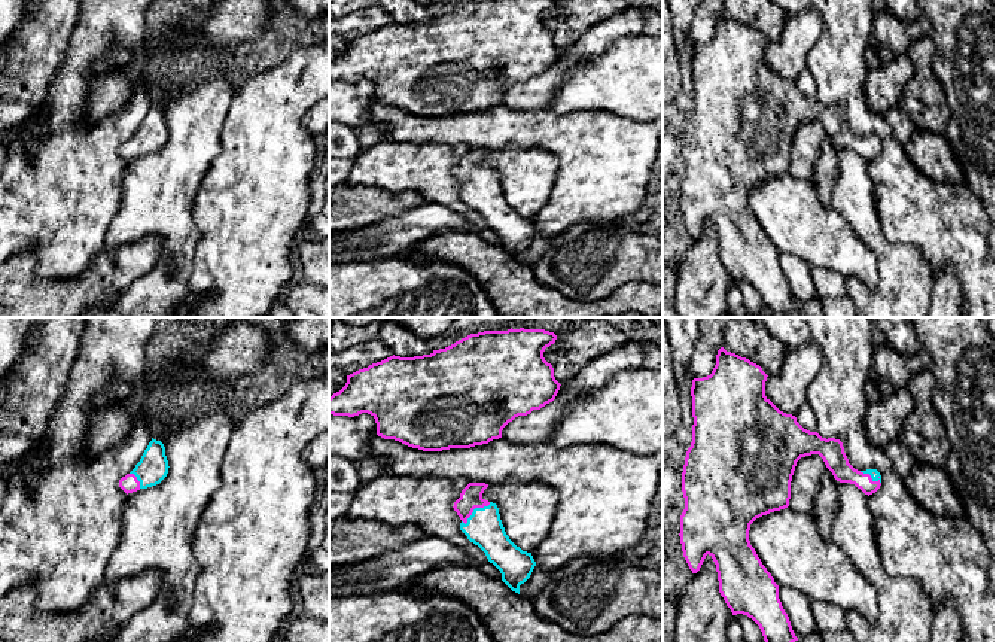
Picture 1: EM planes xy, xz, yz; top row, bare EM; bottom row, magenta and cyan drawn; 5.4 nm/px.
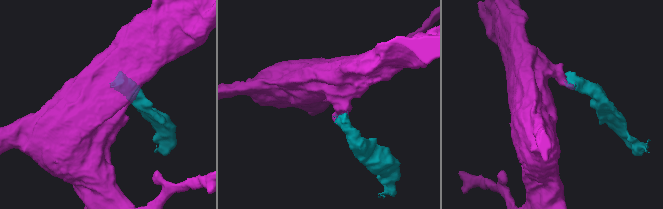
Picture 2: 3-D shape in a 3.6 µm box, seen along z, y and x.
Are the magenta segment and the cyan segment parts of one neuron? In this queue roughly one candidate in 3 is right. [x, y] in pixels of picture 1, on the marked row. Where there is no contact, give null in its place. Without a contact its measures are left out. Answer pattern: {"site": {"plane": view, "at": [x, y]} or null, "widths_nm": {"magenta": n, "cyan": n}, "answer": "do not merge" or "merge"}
{"site": {"plane": "xz", "at": [474, 508]}, "widths_nm": {"magenta": 120, "cyan": 200}, "answer": "merge"}

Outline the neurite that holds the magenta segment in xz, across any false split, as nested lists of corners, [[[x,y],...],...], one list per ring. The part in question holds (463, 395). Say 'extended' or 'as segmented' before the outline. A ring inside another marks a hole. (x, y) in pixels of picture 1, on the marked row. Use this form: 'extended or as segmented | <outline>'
as segmented | [[[511,328],[508,331],[484,331],[478,334],[470,334],[445,349],[433,350],[430,355],[414,356],[414,357],[400,357],[393,355],[381,362],[372,363],[368,368],[359,369],[347,375],[345,386],[329,398],[329,414],[354,417],[362,413],[368,413],[375,419],[378,436],[384,439],[395,439],[408,447],[418,448],[423,451],[470,448],[475,445],[488,444],[493,439],[502,438],[503,428],[515,417],[527,416],[533,410],[540,410],[542,407],[545,407],[546,404],[555,399],[561,384],[554,377],[552,365],[548,363],[543,357],[545,349],[554,344],[555,340],[557,335],[545,329]]]

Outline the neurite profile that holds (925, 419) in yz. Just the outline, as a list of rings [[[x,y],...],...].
[[[925,369],[913,375],[907,389],[914,401],[914,410],[907,425],[916,429],[925,442],[908,444],[904,435],[901,435],[899,439],[917,463],[944,468],[950,457],[950,441],[942,417],[932,404],[932,396],[935,393],[932,371]]]

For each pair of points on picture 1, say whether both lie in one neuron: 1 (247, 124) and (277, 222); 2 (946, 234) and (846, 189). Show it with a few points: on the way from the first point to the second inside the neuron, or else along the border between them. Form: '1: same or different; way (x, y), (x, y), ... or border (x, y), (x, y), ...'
1: same; way (262, 148), (262, 198)
2: different; border (867, 169), (873, 183), (880, 230), (886, 236)

